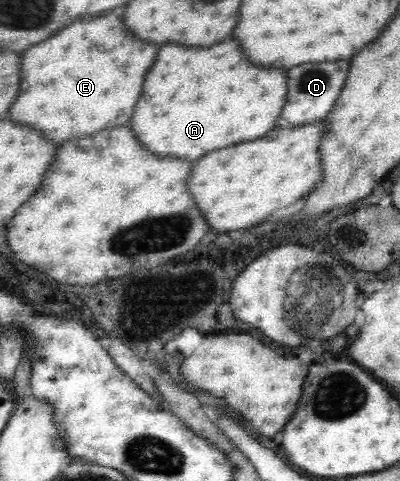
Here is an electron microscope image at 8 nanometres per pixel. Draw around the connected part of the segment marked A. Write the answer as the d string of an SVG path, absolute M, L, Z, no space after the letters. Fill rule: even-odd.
M222 42L217 46L186 47L178 43L166 43L159 48L159 54L143 80L142 92L135 104L131 122L127 124L134 131L135 139L153 154L167 154L197 162L207 153L235 146L236 143L263 138L275 128L275 122L282 113L287 76L283 70L265 70L245 60L235 42Z

